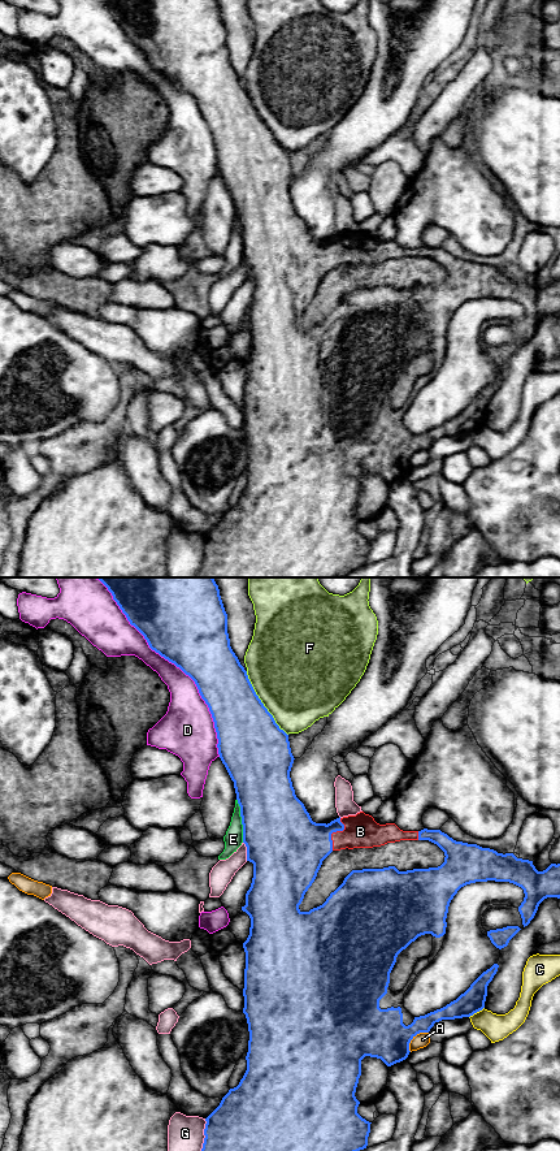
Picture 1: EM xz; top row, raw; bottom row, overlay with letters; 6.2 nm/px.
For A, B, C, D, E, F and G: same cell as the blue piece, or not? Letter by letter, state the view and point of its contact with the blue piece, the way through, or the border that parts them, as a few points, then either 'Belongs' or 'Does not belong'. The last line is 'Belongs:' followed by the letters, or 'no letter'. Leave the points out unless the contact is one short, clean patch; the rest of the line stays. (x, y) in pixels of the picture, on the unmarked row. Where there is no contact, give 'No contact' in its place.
A: Touches blue at xz (415, 453). Does not belong
B: Touches blue at xz (334, 249). Belongs
C: Touches blue at xz (476, 429). Does not belong
D: Touches blue at xz (177, 83). Does not belong
E: Touches blue at xz (242, 238). Does not belong
F: Touches blue at xz (263, 121). Does not belong
G: Touches blue at xz (204, 557). Does not belong
Belongs: B

